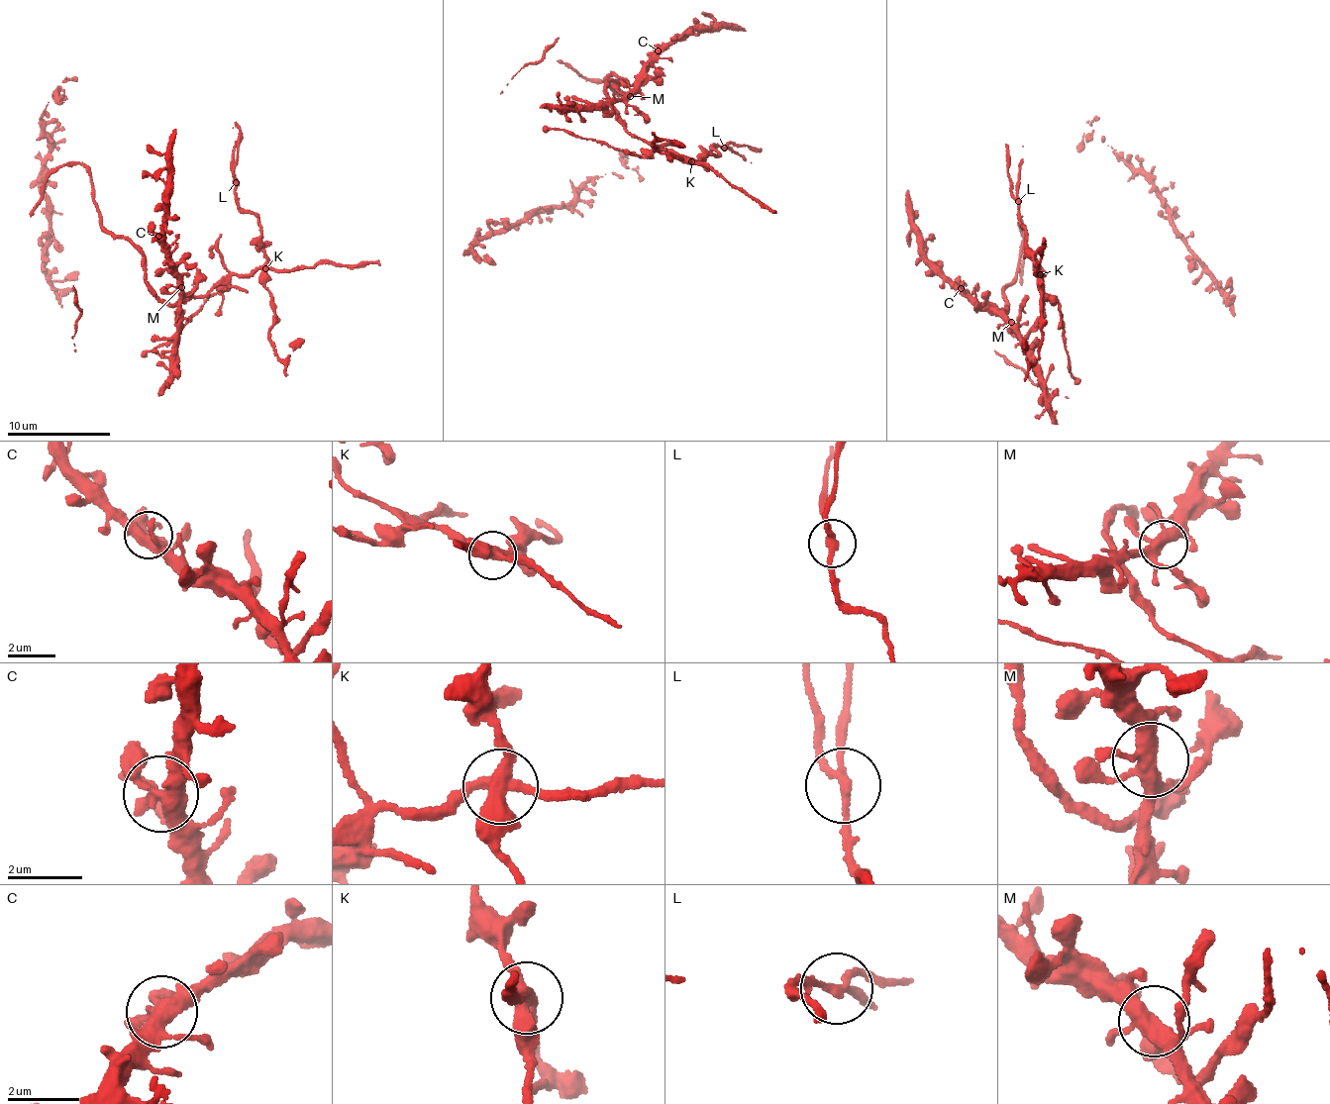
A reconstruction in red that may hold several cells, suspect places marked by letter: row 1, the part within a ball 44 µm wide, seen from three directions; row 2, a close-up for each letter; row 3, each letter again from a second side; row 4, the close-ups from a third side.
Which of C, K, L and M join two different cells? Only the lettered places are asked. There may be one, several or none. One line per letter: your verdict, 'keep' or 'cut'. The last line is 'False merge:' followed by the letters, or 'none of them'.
C: keep
K: cut
L: cut
M: keep
False merge: K, L

